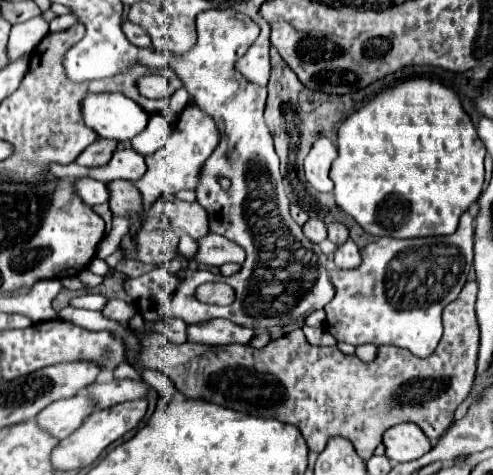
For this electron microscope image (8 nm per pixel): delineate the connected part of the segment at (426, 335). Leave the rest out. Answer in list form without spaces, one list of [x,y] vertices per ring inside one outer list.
[[[468,211],[462,215],[460,225],[452,235],[422,237],[422,239],[380,237],[378,241],[366,245],[362,249],[360,267],[348,271],[336,267],[330,271],[330,279],[336,289],[334,299],[326,305],[326,325],[330,335],[336,341],[344,341],[356,347],[364,343],[374,343],[376,347],[396,345],[412,351],[416,357],[428,357],[442,337],[442,319],[440,319],[442,309],[456,299],[456,295],[466,283],[474,257],[472,247],[474,247],[474,225]]]

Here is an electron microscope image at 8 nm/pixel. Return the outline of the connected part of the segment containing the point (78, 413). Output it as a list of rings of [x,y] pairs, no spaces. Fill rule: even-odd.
[[[76,395],[70,399],[54,401],[46,409],[42,409],[36,415],[36,423],[40,423],[40,429],[48,431],[56,439],[64,439],[72,435],[84,421],[94,411],[90,401],[84,395]]]

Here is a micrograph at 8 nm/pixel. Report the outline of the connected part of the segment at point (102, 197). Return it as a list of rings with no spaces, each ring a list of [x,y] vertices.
[[[90,177],[78,179],[76,195],[78,195],[88,207],[94,207],[94,205],[100,205],[100,203],[106,203],[106,201],[108,201],[106,183],[96,181],[96,179],[90,179]]]

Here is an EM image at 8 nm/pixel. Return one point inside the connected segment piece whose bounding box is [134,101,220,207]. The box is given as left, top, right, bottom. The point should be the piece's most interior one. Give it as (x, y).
(177, 166)

